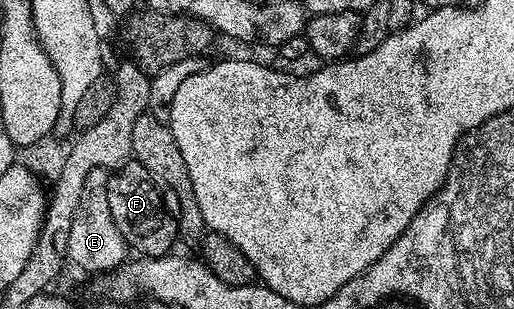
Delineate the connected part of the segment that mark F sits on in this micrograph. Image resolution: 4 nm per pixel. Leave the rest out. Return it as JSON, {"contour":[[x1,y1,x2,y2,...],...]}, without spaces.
{"contour":[[126,161,110,174,107,185,107,205,111,205,111,217,124,237,126,244,146,259,158,259,160,255,174,250,173,242,178,242,177,220,167,206,167,200,151,173,143,164]]}

